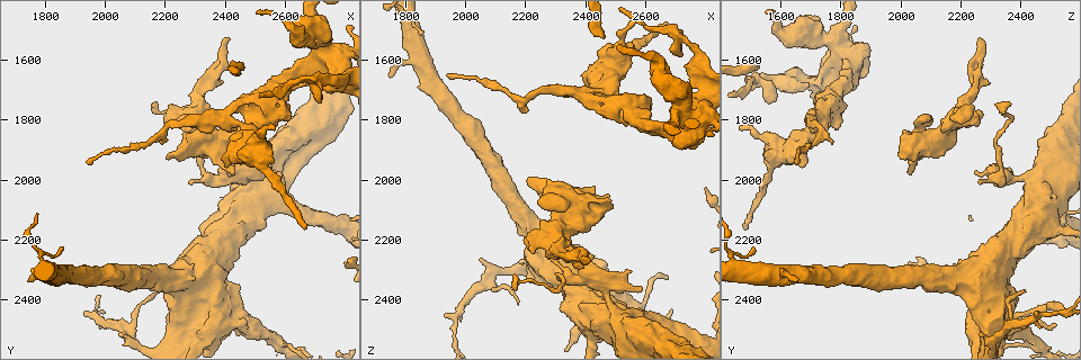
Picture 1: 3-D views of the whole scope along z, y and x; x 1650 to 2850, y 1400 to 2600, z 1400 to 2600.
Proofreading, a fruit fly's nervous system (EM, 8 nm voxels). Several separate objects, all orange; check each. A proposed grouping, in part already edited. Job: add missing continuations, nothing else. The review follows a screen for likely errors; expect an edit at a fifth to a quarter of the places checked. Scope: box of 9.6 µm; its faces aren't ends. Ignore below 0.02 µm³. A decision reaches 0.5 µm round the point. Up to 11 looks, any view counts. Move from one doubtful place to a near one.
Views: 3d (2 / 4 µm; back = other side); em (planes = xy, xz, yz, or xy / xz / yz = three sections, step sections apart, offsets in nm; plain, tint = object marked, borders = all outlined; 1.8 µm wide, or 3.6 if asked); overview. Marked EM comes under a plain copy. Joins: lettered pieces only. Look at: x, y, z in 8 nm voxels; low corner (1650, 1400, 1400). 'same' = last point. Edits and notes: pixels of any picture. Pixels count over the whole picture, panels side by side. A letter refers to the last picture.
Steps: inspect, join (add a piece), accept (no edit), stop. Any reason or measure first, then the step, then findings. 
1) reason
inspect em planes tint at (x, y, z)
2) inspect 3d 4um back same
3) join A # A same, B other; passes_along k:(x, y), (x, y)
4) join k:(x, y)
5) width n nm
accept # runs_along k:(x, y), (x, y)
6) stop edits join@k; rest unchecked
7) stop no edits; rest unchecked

branch point
inspect 3d 4um back at (2380, 1790, 1730)

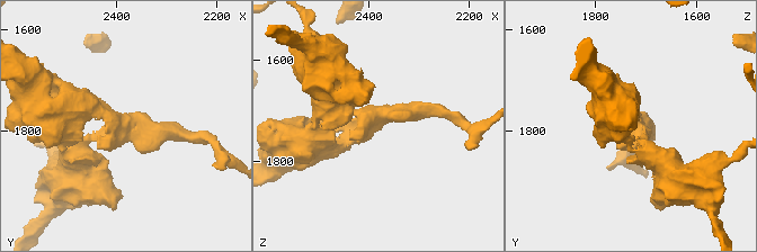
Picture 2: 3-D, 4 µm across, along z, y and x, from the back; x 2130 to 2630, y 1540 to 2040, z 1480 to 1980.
inspect em xz step 16 tint at (2385, 1785, 1720)

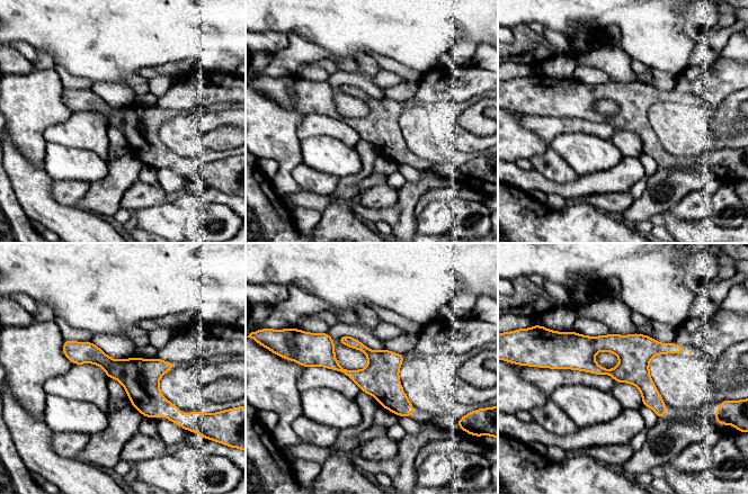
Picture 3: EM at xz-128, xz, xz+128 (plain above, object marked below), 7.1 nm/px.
cut it another way
inspect em planes borders same

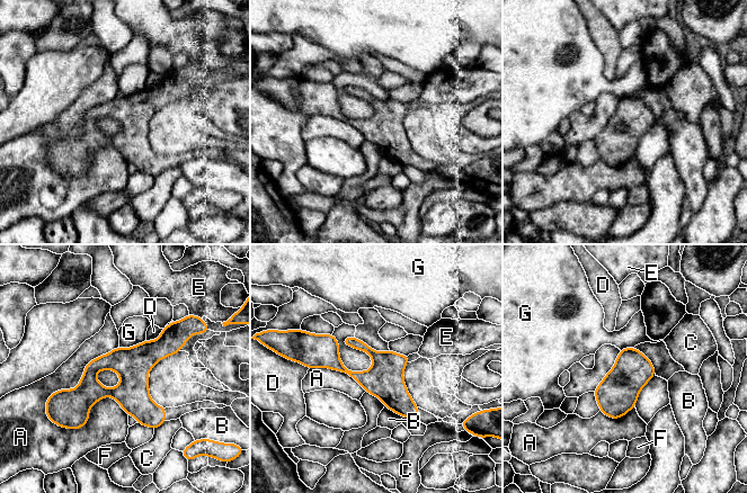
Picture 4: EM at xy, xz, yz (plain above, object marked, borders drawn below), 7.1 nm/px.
width 240 nm; longest_contact A 600 nm
accept # A other, B other, C other, D other, E other, F other, G other; no lettered piece goes on from it

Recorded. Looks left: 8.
thick end
inspect em planes tint at (2600, 1760, 1710)

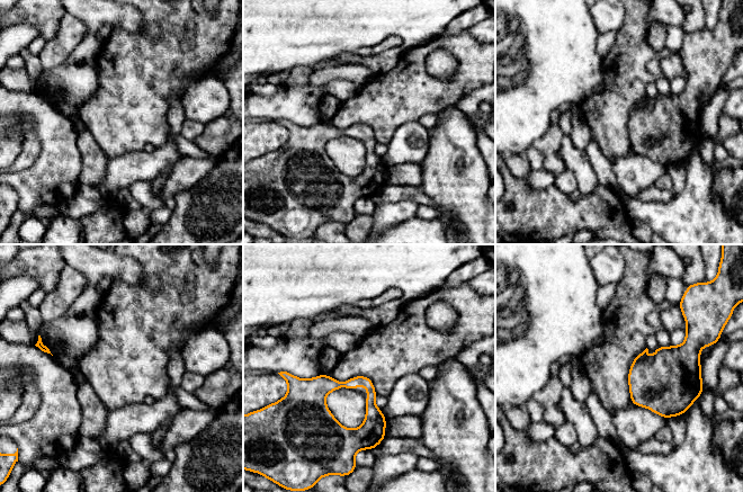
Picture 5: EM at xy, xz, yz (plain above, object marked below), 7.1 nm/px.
inspect em planes borders same

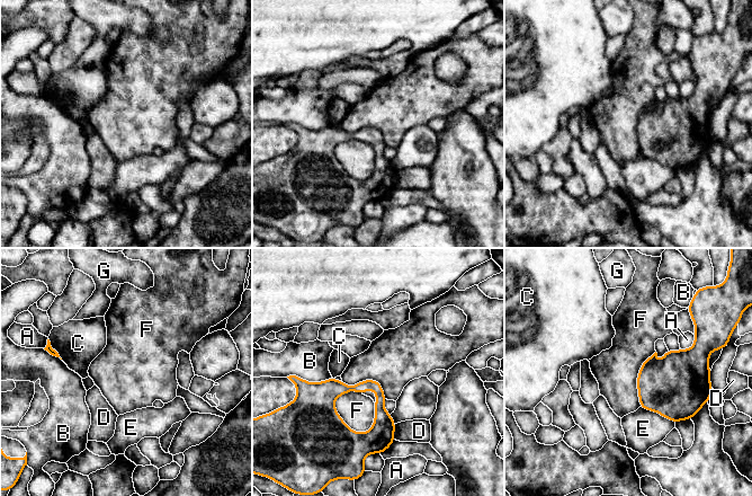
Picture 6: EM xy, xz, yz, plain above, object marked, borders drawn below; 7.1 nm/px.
accept # A other, B other, C other, D other, E other, F other, G other; border 6:(334, 399), (350, 428), (373, 426); no lettered piece goes on from it

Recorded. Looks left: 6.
inspect 3d 2um at (2670, 2170, 1490)

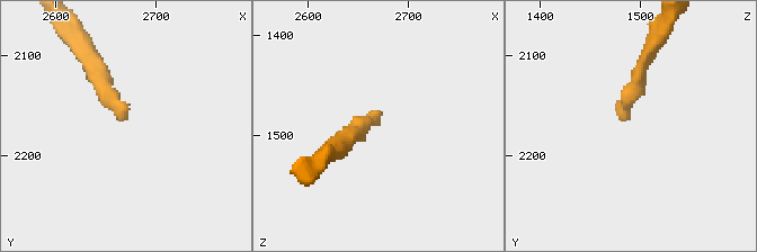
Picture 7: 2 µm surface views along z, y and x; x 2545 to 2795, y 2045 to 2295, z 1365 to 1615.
need the tissue
inspect em planes borders at (2666, 2166, 1482)

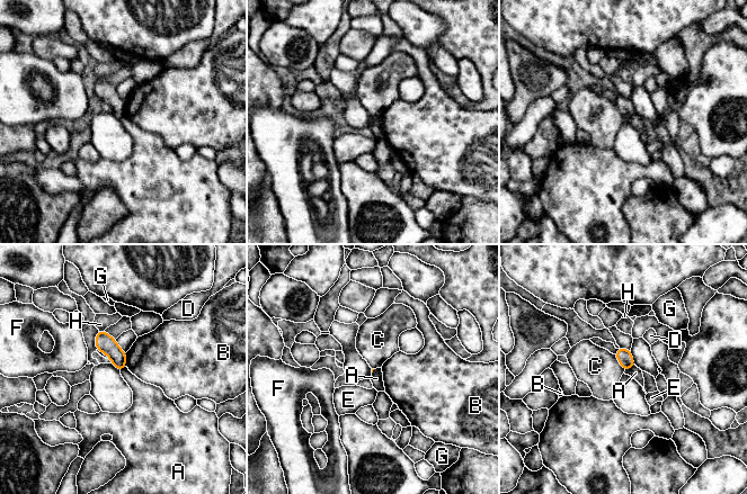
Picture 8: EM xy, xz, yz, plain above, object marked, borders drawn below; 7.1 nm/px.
accept # A other, B other, C other, D other, E other, F other, G other, H other; no lettered piece goes on from it

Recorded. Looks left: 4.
free end
inspect 3d 2um at (2230, 1750, 2240)

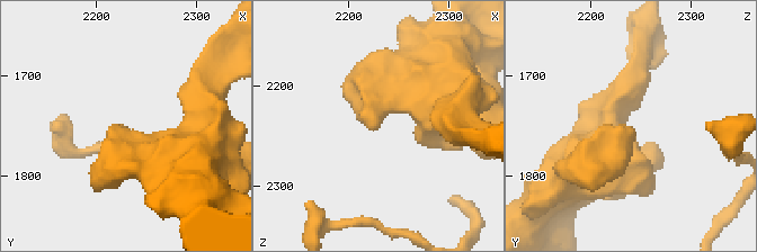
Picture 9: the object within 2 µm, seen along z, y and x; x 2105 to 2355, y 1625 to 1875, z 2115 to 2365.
shape alone is not enough
inspect em planes tint at (2230, 1756, 2244)

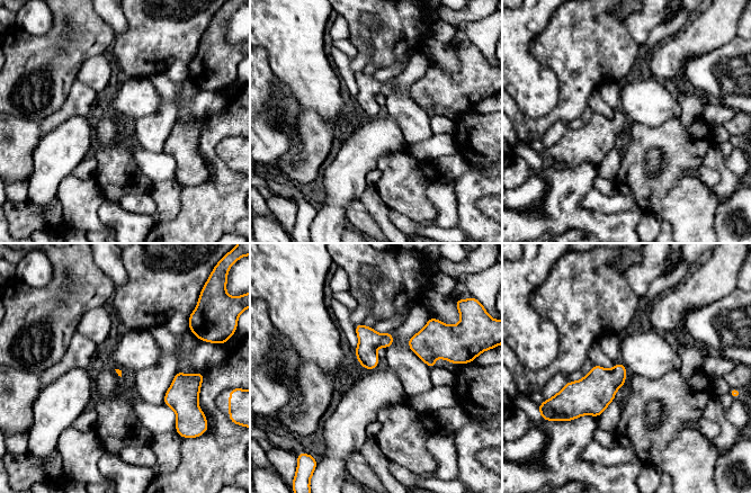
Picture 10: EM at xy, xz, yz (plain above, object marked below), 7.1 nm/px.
inspect em planes borders same

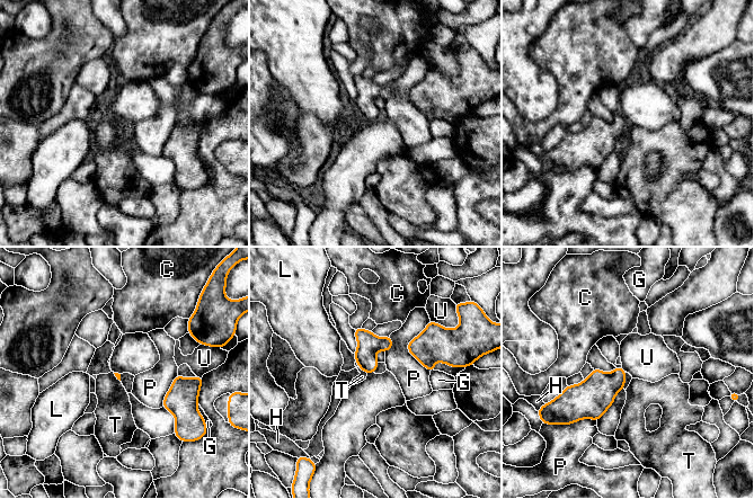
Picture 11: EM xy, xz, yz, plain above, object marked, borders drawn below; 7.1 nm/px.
accept # C other, G other, H other, L other, P other, T other, U other; no lettered piece goes on from it

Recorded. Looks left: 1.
stop no edits; rest unchecked

